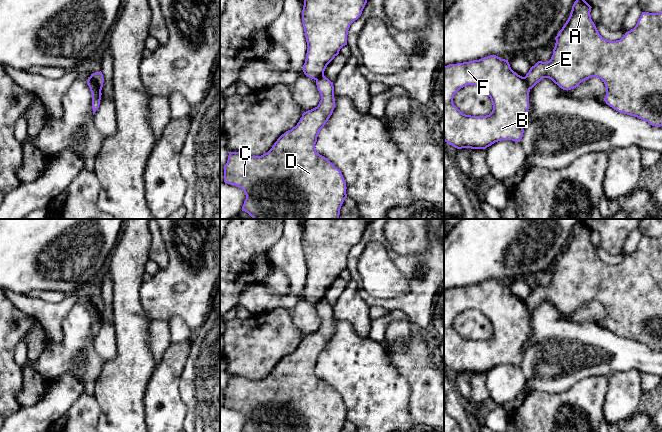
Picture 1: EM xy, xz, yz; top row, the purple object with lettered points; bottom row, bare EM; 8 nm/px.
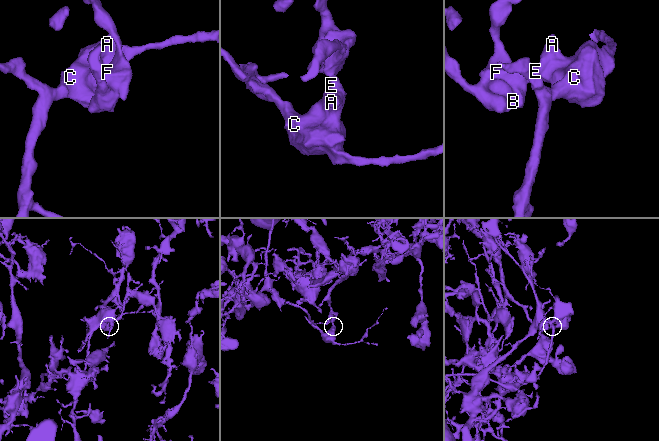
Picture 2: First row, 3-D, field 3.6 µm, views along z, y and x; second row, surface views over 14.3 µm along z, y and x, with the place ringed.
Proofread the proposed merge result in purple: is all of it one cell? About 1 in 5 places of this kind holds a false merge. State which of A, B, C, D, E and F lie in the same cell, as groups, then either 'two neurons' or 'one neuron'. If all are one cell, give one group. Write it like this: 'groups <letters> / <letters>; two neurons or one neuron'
groups A C D E / B F; two neurons

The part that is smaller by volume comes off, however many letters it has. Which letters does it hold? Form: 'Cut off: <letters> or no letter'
Cut off: A, C, D, E

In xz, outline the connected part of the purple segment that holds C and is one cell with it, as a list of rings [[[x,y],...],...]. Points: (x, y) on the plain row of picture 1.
[[[324,299],[316,303],[321,324],[317,331],[302,338],[291,354],[282,358],[272,372],[261,380],[249,380],[240,376],[229,376],[224,389],[224,406],[241,412],[246,423],[242,432],[341,432],[347,422],[346,406],[341,395],[315,373],[319,355],[324,351],[335,331],[334,310]]]

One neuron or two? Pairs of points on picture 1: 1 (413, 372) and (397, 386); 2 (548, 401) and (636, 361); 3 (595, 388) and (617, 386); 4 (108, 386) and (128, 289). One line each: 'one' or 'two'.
1: two
2: two
3: two
4: one

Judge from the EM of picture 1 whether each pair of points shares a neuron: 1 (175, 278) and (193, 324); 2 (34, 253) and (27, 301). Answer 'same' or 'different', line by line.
1: same
2: different

